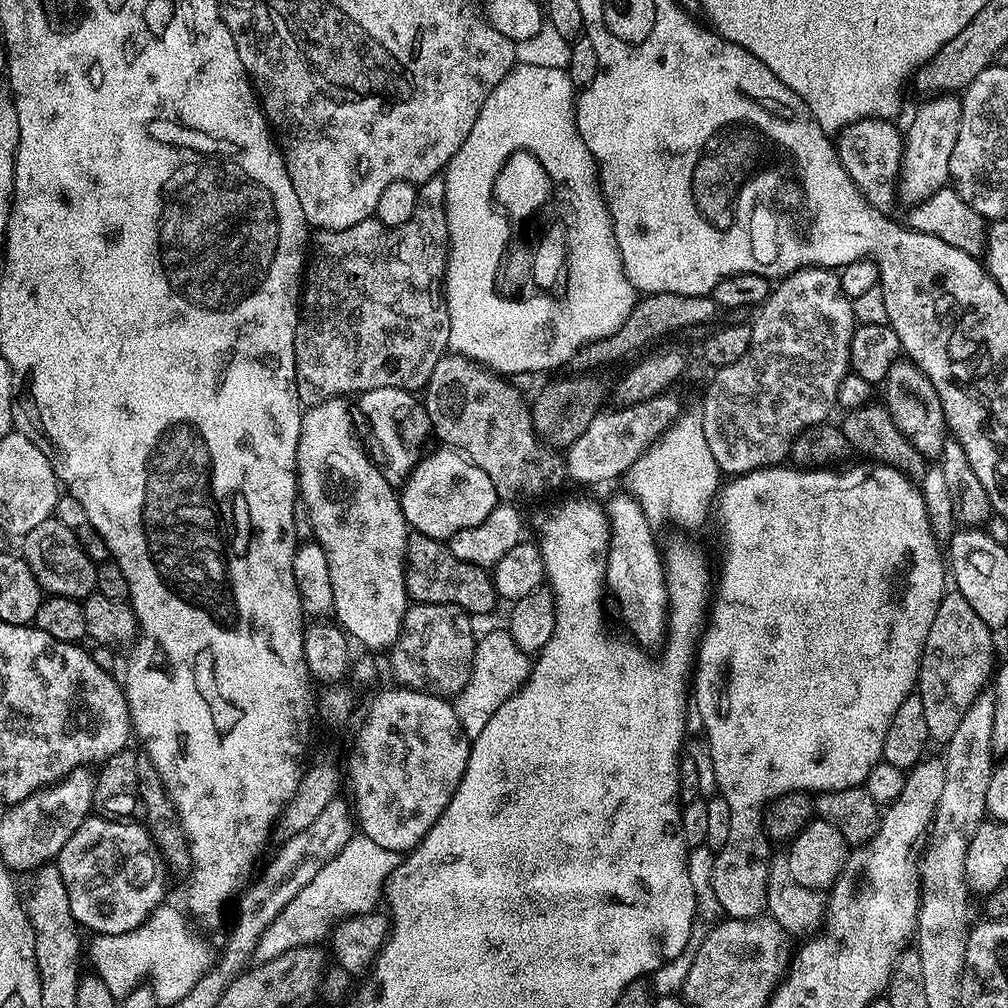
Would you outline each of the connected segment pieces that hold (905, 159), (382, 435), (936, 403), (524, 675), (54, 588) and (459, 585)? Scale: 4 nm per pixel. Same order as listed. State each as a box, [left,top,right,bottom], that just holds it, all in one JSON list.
[[898,94,962,206],[359,388,432,486],[882,362,949,458],[454,627,533,738],[22,518,97,602],[404,532,498,616]]

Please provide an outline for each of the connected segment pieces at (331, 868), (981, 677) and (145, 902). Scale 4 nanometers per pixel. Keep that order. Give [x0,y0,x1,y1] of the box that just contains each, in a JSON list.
[[250,834,401,965],[918,590,998,742],[54,815,165,934]]

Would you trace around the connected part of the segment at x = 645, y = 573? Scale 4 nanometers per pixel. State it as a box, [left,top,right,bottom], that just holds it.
[606,494,668,640]

